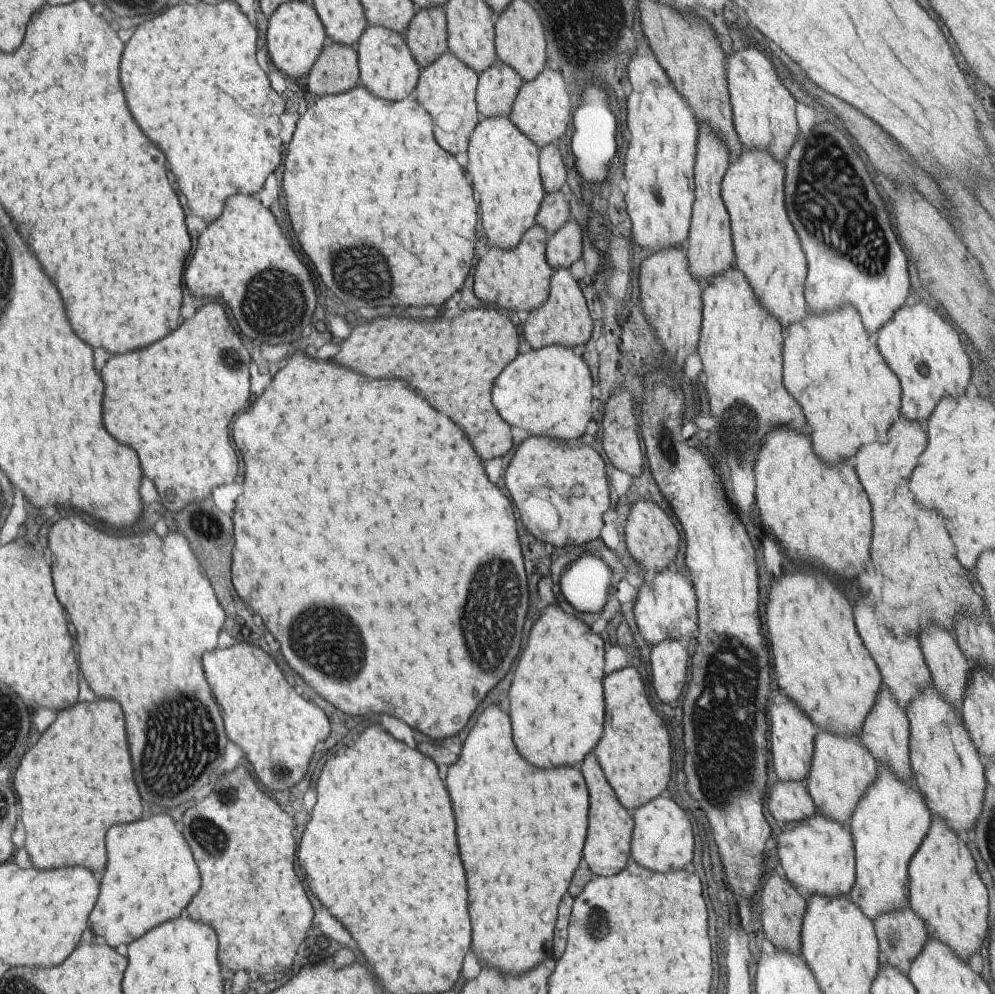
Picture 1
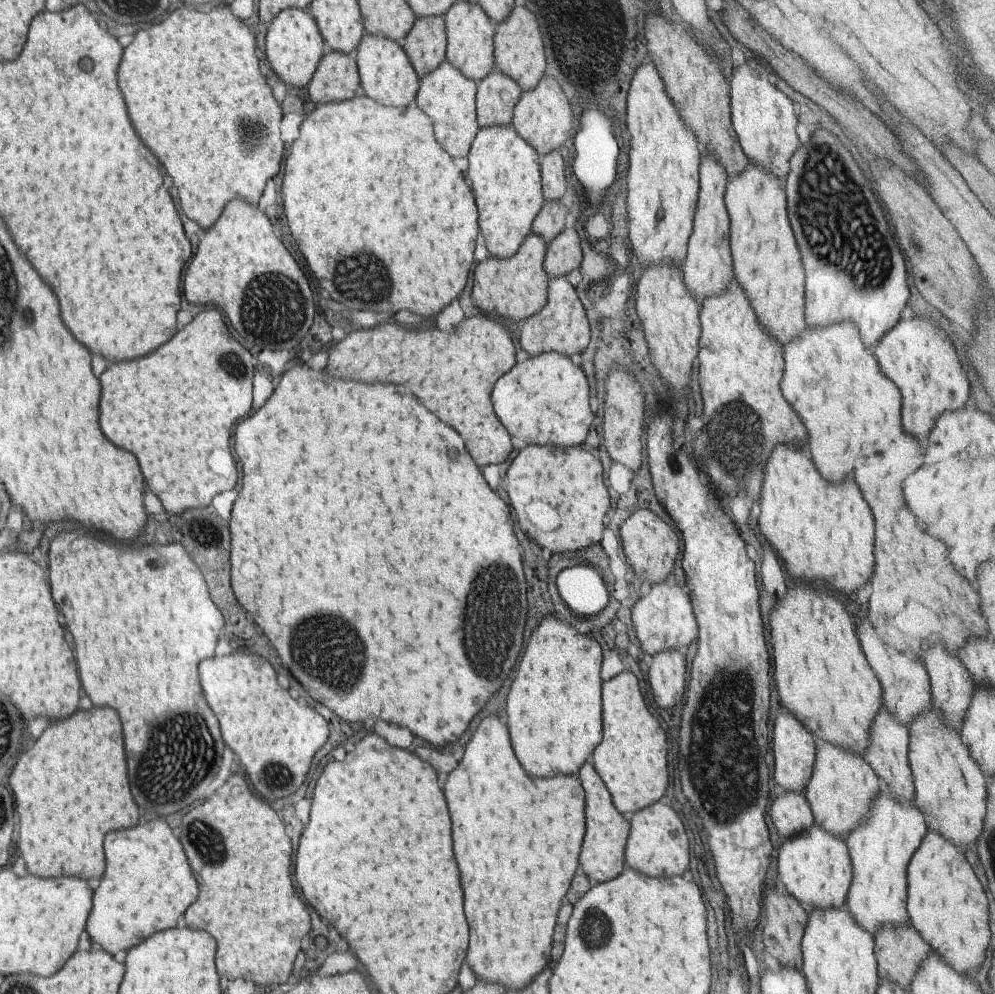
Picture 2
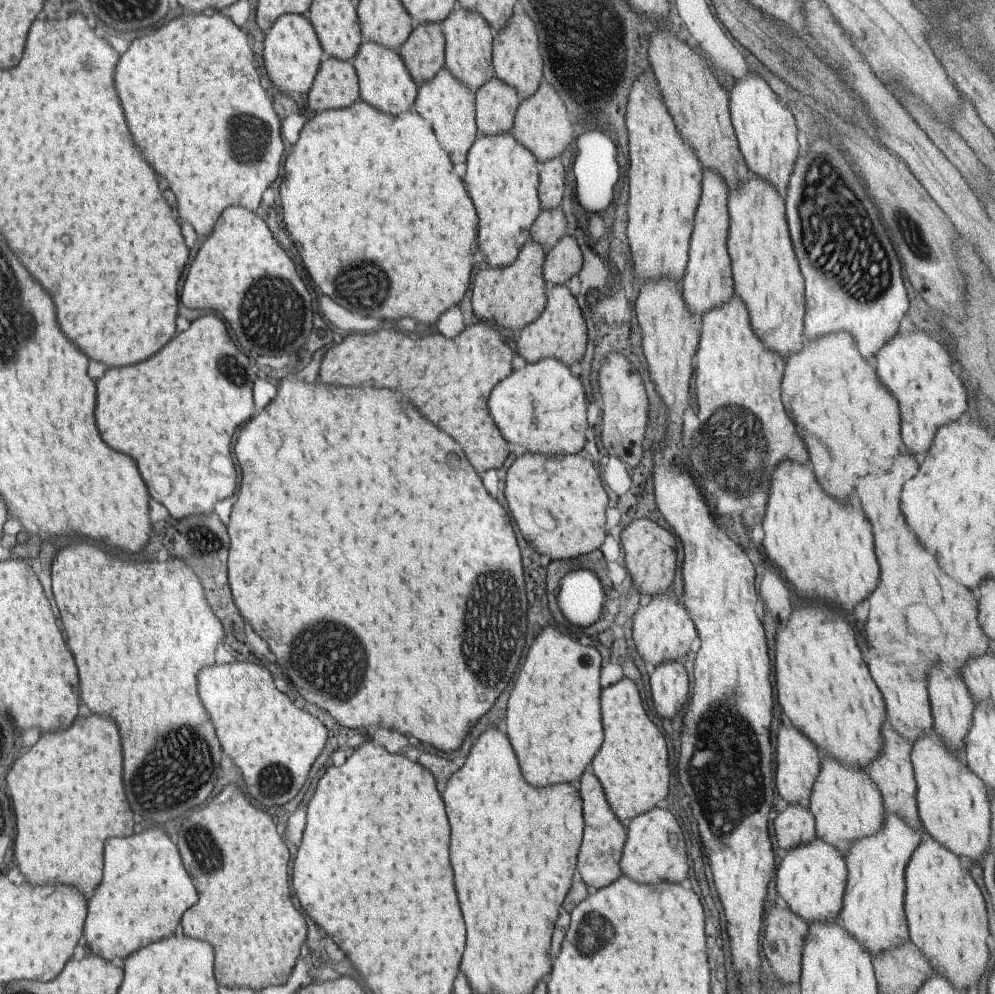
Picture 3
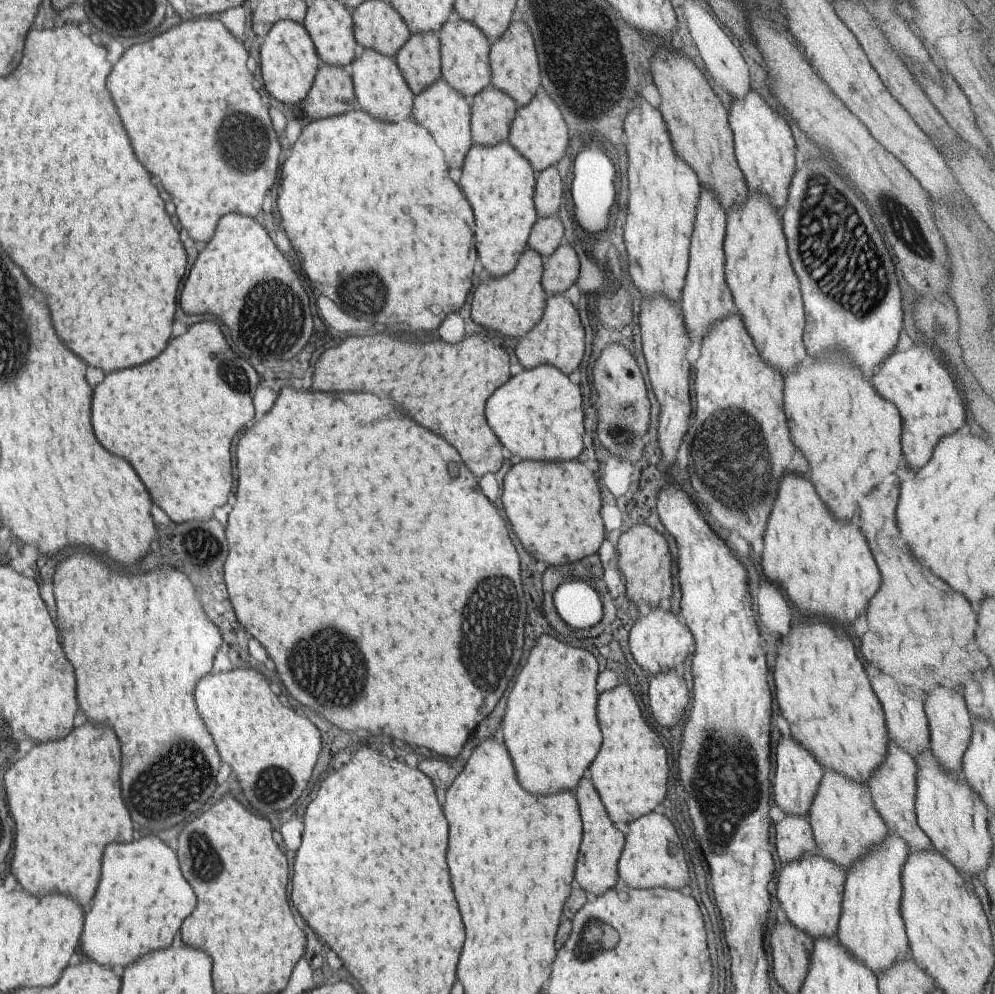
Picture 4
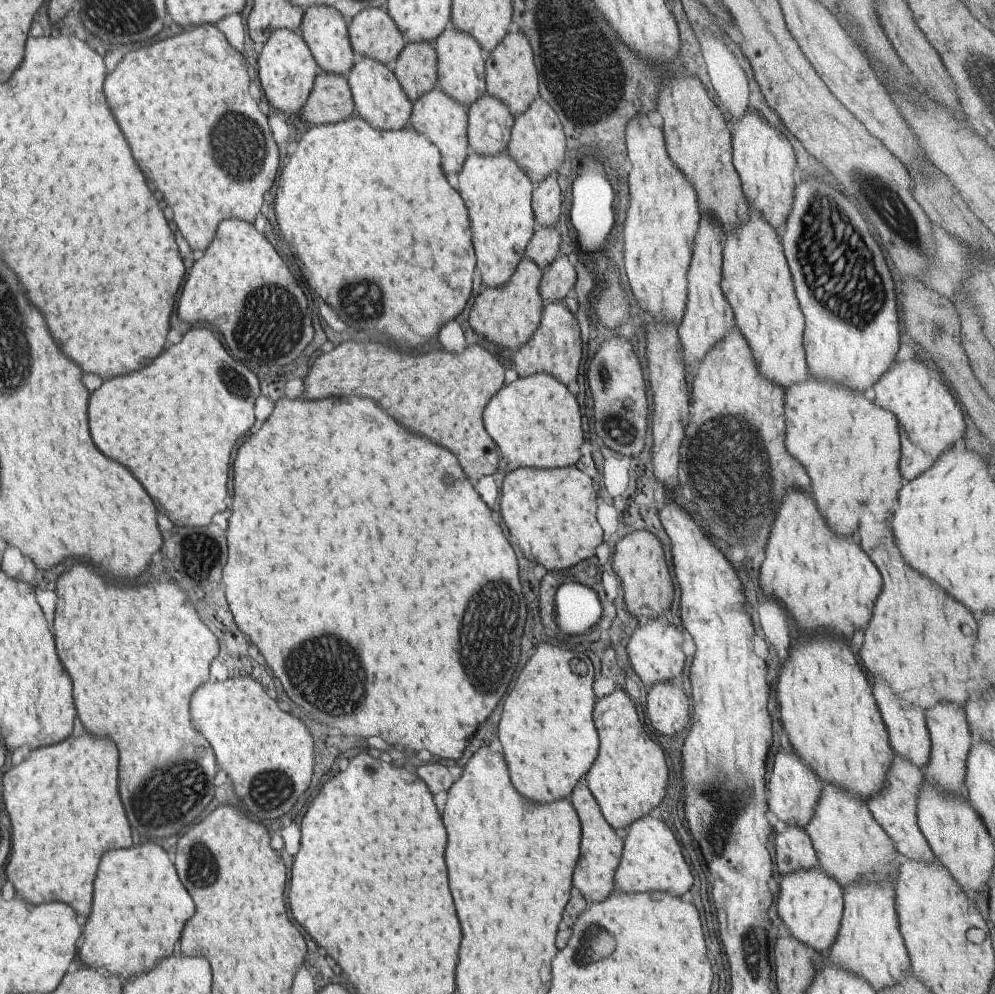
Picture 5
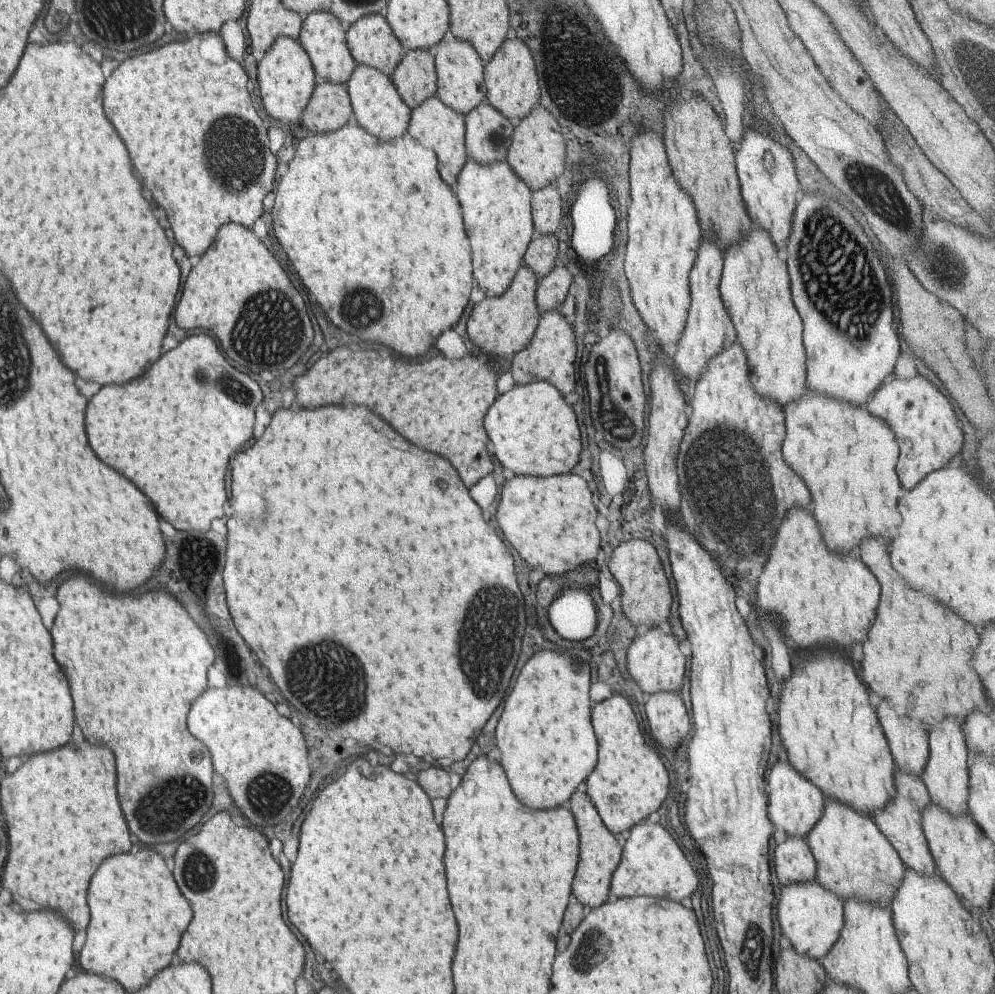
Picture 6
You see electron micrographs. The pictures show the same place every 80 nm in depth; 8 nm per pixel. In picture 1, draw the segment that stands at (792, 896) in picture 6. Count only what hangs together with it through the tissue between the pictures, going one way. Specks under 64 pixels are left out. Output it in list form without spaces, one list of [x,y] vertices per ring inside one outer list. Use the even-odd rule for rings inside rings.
[[[815,813],[809,819],[794,821],[782,827],[777,852],[784,878],[804,897],[839,897],[848,895],[855,881],[856,861],[853,836],[849,825]]]

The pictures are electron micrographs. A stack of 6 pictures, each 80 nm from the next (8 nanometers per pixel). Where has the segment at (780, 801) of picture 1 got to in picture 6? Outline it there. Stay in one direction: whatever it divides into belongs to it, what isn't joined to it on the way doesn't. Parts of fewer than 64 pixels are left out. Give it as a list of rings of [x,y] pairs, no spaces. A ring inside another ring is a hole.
[[[788,837],[776,845],[774,852],[774,870],[781,888],[815,878],[816,861],[806,840]]]

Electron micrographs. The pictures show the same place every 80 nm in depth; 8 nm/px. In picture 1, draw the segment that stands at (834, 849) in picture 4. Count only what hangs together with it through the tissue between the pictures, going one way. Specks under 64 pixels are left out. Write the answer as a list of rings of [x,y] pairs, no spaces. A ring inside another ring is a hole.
[[[818,731],[814,756],[805,782],[808,794],[815,804],[815,812],[848,825],[860,799],[877,779],[880,766],[860,738],[839,737],[826,731]]]

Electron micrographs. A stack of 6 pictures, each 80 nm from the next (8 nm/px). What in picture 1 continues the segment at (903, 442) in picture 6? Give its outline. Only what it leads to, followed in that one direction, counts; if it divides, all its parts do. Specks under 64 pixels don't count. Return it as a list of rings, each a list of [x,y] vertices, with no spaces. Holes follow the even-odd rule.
[[[906,303],[877,332],[882,358],[901,384],[901,410],[912,422],[929,420],[944,397],[962,396],[971,384],[970,360],[962,338],[951,324],[927,304]]]

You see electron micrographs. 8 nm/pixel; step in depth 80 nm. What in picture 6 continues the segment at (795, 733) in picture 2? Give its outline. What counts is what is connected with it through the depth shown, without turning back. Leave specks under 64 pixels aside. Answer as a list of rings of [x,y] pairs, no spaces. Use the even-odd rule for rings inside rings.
[[[777,762],[767,782],[767,813],[775,830],[784,830],[788,837],[806,840],[807,834],[820,820],[824,812],[825,796],[811,781],[806,780],[790,763],[788,766]]]

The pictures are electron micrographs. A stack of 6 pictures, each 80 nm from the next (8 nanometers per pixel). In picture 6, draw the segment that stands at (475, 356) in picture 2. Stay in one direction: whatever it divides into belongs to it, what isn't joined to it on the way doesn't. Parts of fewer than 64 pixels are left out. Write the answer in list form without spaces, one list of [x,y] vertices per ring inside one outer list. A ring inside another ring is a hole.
[[[350,348],[332,350],[302,376],[294,380],[296,404],[300,408],[318,408],[328,404],[368,406],[382,416],[400,436],[418,448],[444,456],[454,462],[452,468],[470,488],[483,477],[493,474],[494,448],[484,429],[484,416],[499,396],[496,390],[498,372],[490,366],[488,356],[472,356],[464,360],[446,360],[442,356],[406,362],[390,356],[390,350]],[[480,358],[480,360],[478,360]],[[344,372],[344,374],[342,374]],[[344,388],[344,398],[342,398]]]

